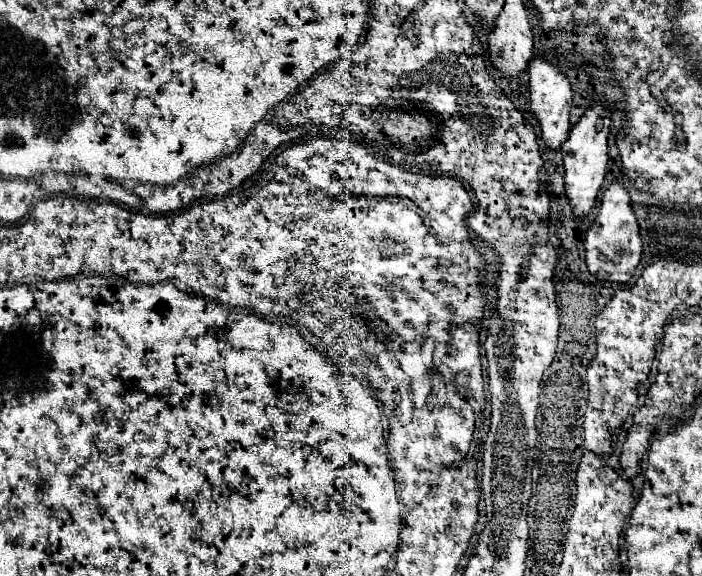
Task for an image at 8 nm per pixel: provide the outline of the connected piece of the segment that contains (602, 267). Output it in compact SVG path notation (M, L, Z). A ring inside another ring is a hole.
M613 181L609 185L609 189L603 193L601 205L599 205L599 215L587 229L585 249L587 249L587 255L585 255L587 267L589 267L591 275L597 277L599 281L627 283L633 277L635 267L641 261L643 245L641 245L639 223L637 223L633 205L631 205L629 191L619 181Z

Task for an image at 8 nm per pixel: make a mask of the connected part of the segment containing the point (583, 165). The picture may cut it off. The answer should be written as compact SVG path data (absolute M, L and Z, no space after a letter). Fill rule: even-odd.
M599 101L581 115L581 119L571 127L569 139L561 145L563 165L565 165L565 195L573 205L573 213L577 217L587 217L595 207L599 187L607 173L607 137L611 131L611 109L601 105Z

